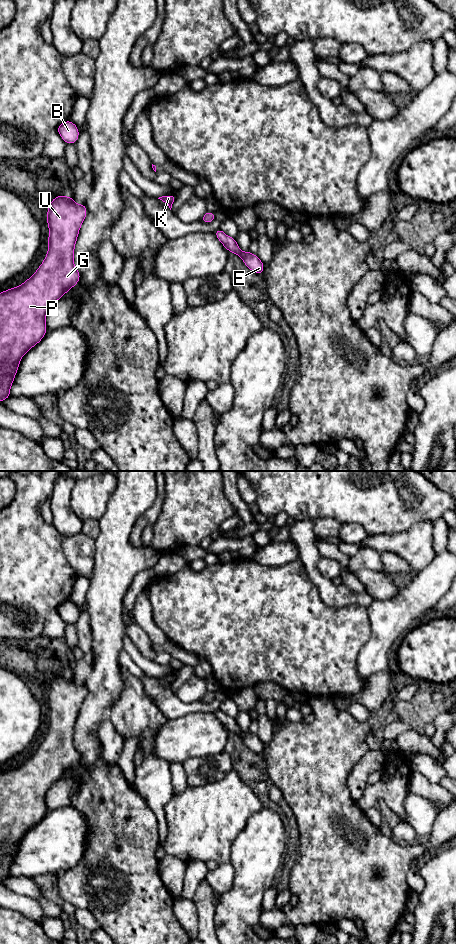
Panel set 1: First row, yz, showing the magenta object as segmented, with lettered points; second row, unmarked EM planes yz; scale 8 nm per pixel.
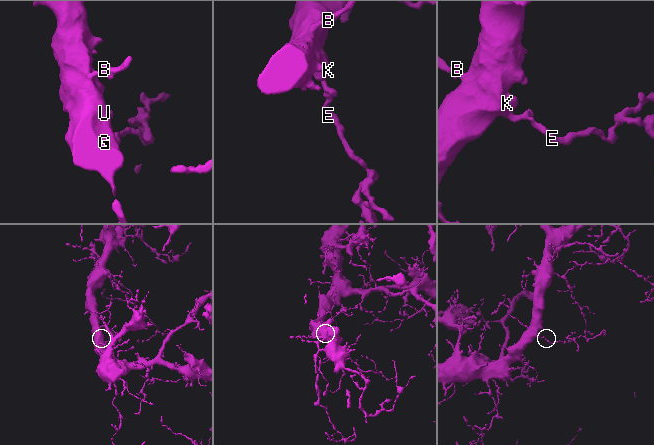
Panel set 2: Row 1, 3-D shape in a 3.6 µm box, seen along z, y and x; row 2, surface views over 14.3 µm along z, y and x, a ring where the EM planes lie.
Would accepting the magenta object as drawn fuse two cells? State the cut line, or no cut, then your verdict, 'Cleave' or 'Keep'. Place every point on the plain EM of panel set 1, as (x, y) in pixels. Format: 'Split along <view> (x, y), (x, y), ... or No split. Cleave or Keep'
No split. Keep

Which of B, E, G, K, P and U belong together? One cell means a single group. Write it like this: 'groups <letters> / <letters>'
groups B E G K P U

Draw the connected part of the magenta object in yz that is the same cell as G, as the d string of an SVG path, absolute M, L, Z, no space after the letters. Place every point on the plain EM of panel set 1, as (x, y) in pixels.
M58 675L47 691L48 732L37 751L20 766L0 773L0 883L8 879L21 838L47 813L47 790L80 760L74 746L74 728L87 695L85 684L77 685L72 676Z

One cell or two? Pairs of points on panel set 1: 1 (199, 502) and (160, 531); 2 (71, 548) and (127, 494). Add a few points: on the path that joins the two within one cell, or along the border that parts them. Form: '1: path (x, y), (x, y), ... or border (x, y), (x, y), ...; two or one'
1: path (189, 512), (170, 531); one
2: border (95, 540), (94, 564); two

